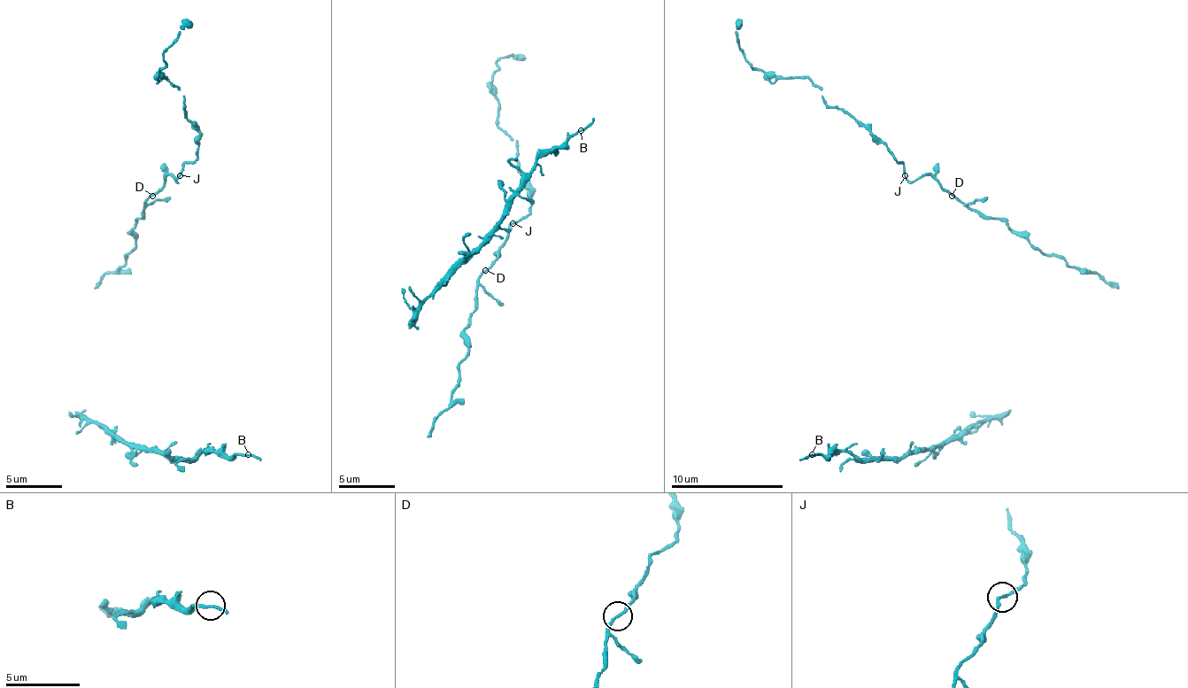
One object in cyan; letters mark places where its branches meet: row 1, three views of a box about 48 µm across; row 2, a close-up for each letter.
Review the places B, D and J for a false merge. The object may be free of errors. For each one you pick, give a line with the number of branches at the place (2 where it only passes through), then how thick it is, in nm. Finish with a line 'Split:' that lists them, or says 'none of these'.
Split: none of these

